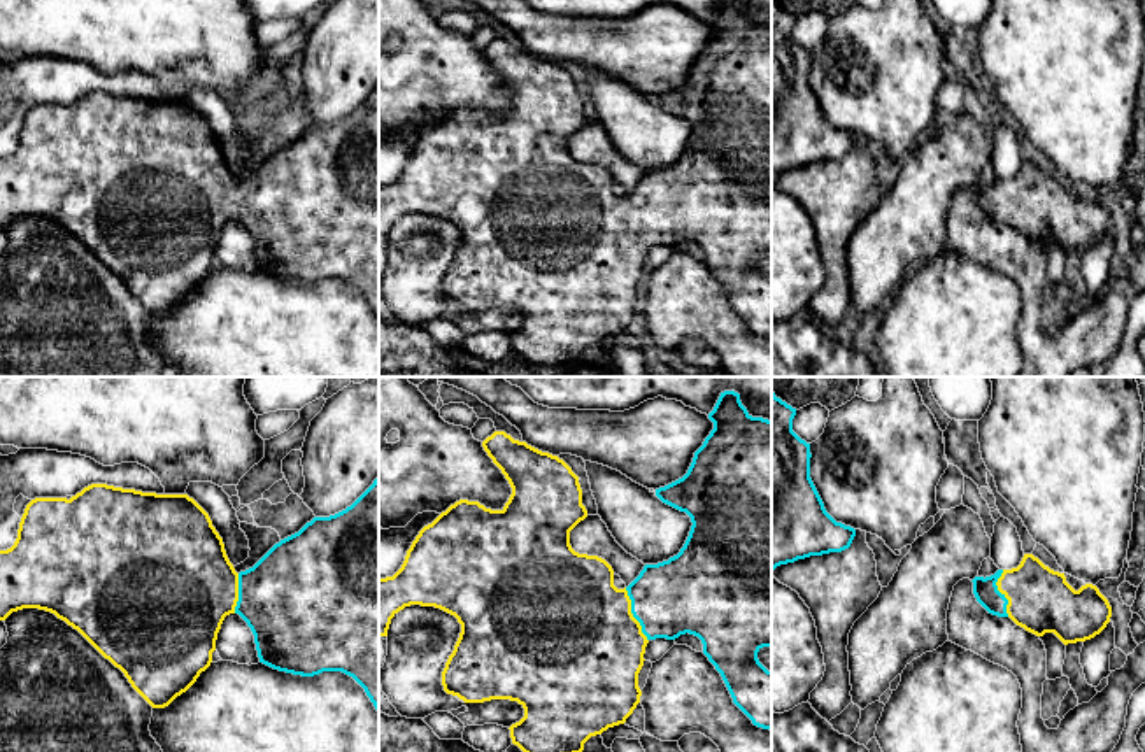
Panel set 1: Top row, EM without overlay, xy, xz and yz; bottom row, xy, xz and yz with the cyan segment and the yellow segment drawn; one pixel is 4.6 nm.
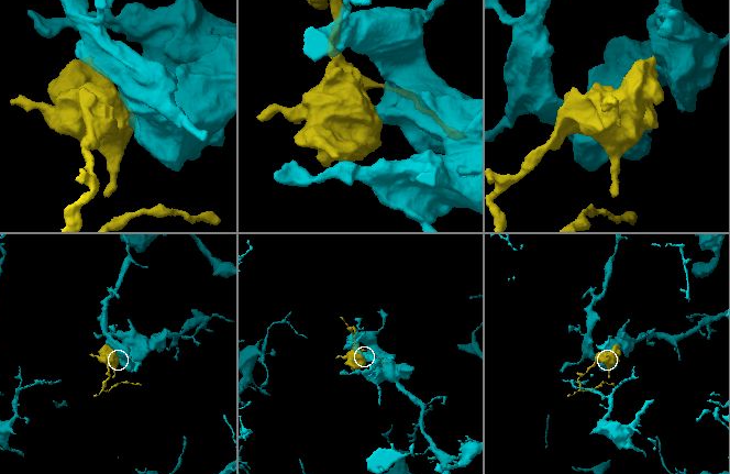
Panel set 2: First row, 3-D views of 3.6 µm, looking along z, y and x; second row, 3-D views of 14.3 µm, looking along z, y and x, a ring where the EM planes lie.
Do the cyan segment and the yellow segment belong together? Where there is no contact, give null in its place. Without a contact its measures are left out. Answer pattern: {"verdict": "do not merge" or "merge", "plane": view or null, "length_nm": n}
{"verdict": "merge", "plane": "xz", "length_nm": 260}

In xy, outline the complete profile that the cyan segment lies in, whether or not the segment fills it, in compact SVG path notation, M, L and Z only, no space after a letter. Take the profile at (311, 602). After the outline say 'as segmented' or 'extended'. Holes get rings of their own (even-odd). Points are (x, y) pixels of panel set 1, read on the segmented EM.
M379 477L345 510L330 517L314 517L298 533L275 543L252 568L237 573L230 563L223 538L212 526L209 514L188 494L156 494L91 484L67 498L32 500L19 522L18 538L7 550L0 550L0 621L23 608L54 614L77 629L105 659L119 668L132 687L153 706L165 708L186 692L212 663L217 633L226 615L238 614L254 635L260 663L293 675L314 677L323 671L342 671L352 677L379 712Z; extended

